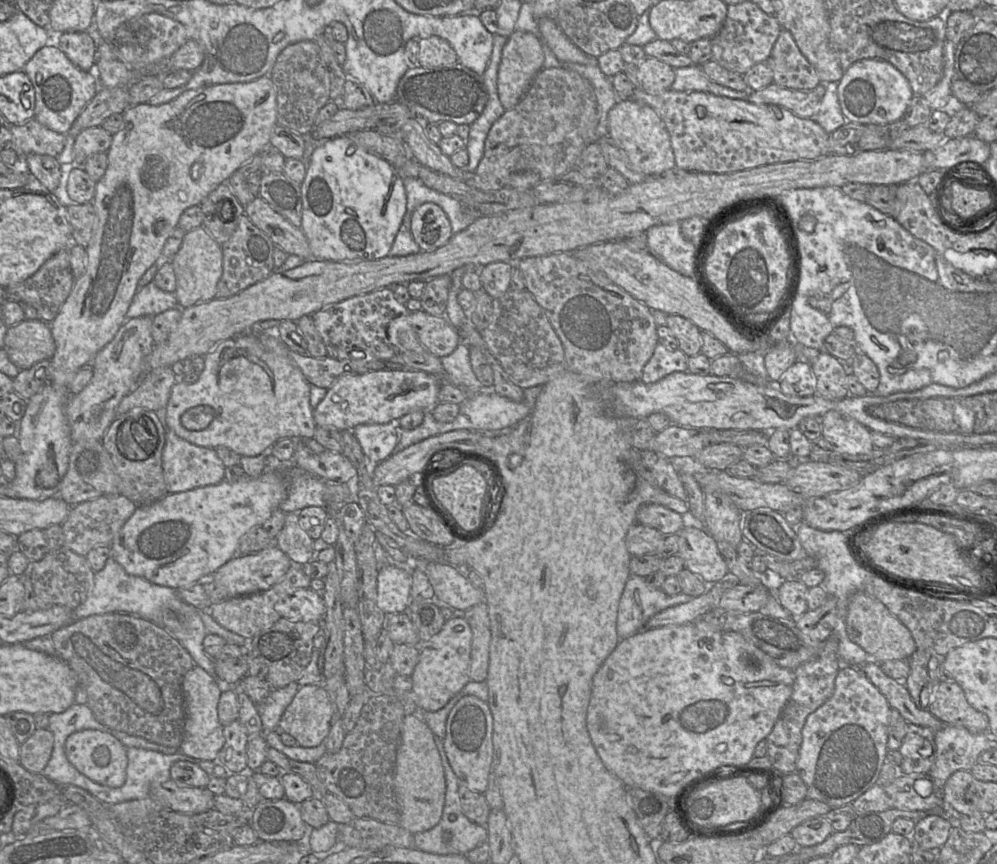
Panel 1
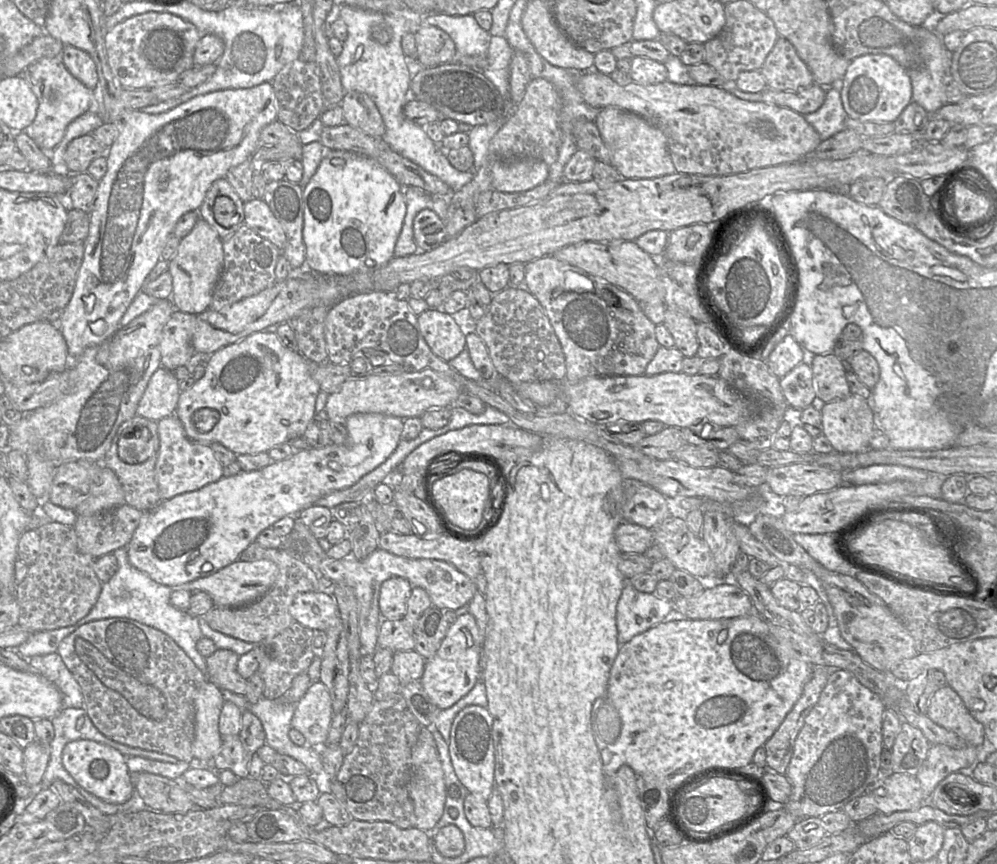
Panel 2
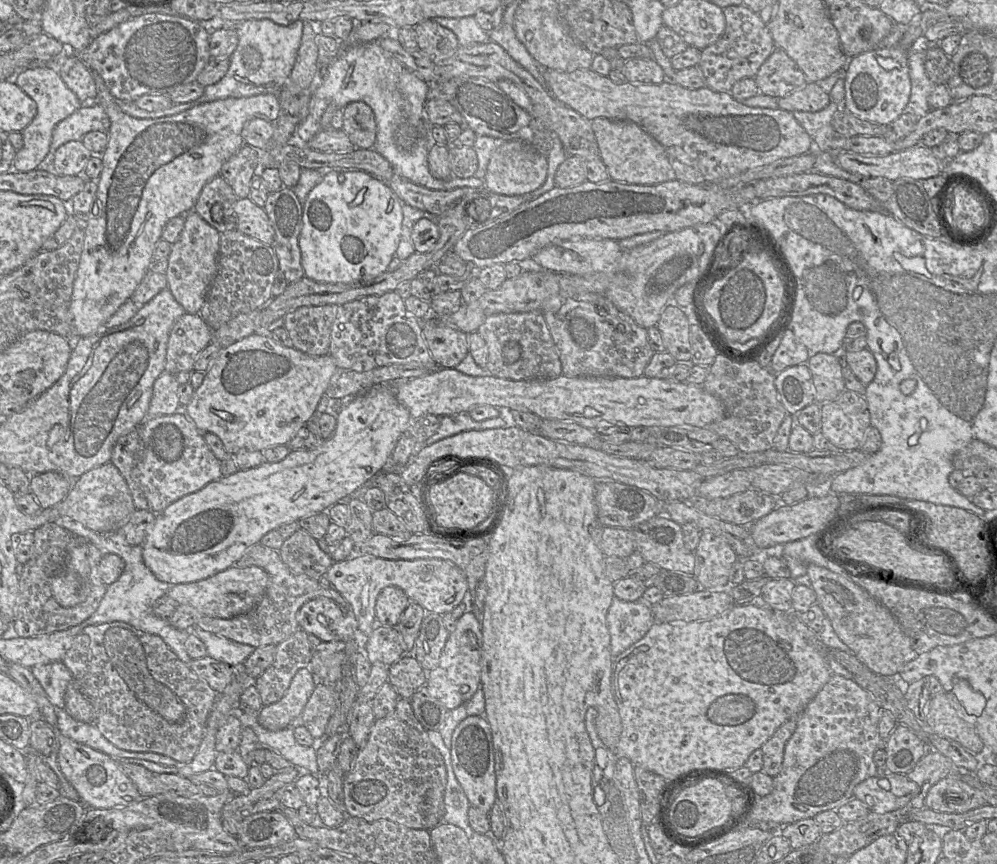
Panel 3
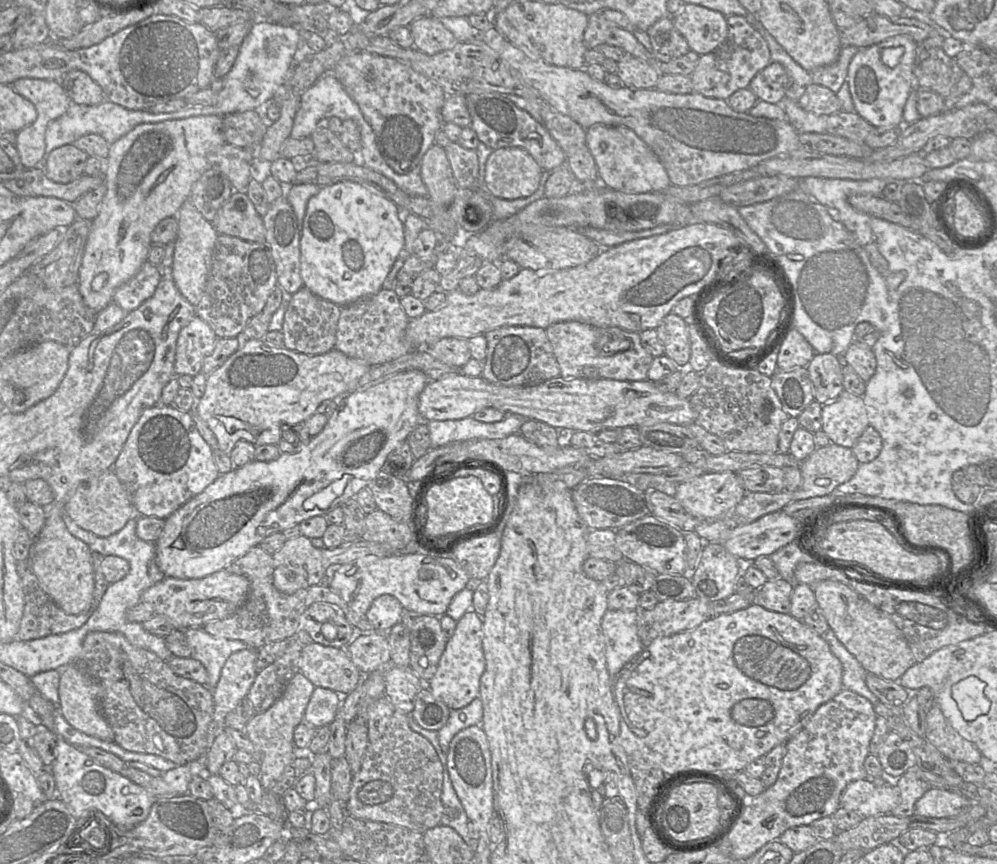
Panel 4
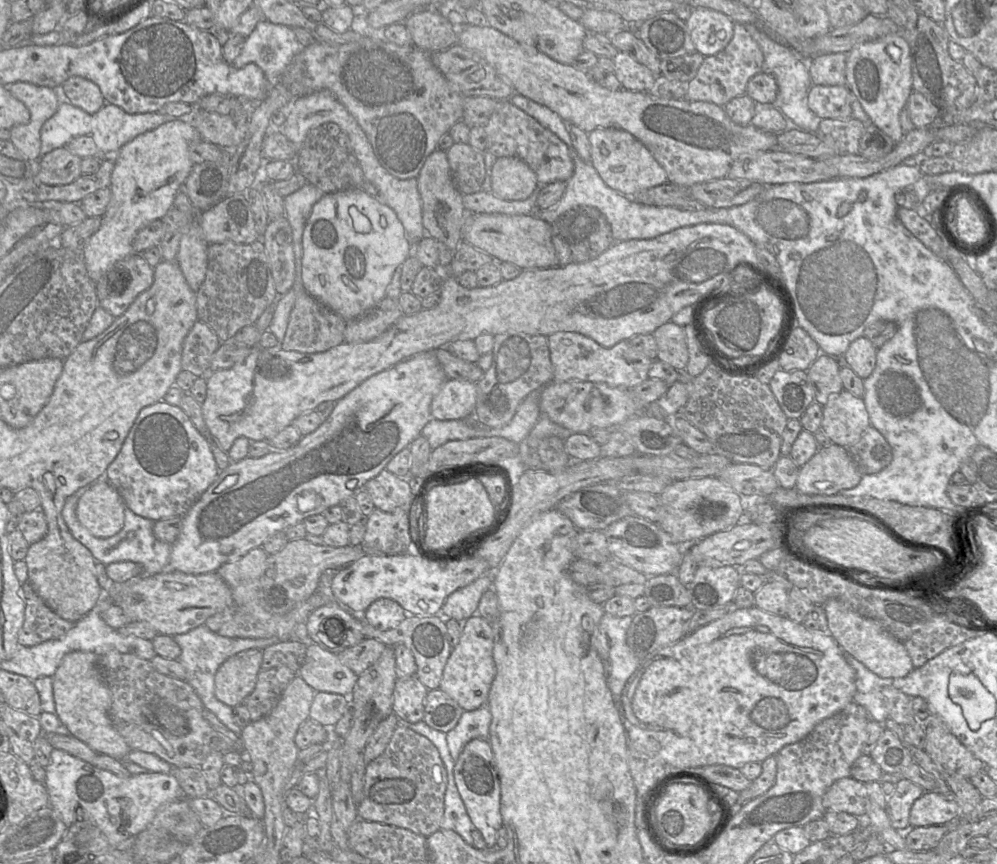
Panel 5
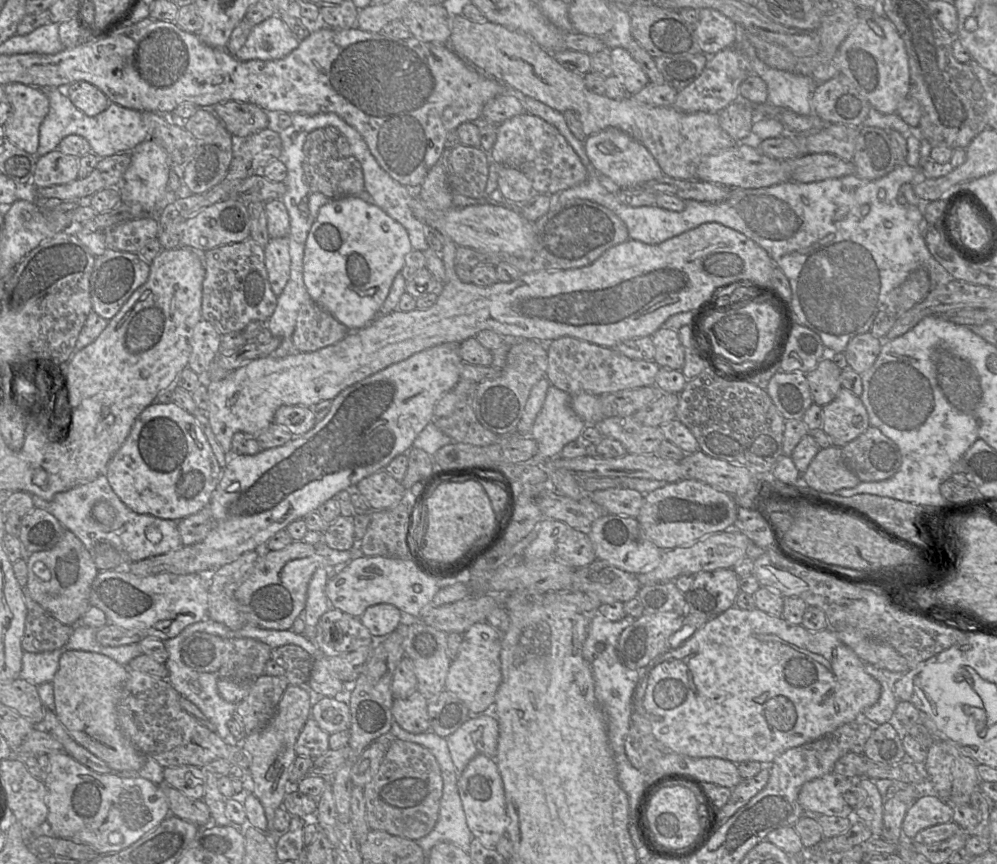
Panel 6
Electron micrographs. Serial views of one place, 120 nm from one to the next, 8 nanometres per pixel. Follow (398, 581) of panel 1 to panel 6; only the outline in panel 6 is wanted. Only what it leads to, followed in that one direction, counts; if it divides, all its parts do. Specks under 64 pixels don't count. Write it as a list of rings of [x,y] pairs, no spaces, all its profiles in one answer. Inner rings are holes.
[[[388,603],[370,606],[359,617],[375,640],[390,635],[403,623],[405,618],[397,607]]]

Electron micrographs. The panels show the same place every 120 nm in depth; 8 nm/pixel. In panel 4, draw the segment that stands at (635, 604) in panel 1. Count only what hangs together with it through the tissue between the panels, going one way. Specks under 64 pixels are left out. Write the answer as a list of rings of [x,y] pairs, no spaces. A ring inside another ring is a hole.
[[[608,609],[606,611],[606,613],[604,614],[603,618],[602,618],[602,622],[601,622],[601,628],[602,628],[602,633],[604,635],[604,641],[605,641],[605,655],[606,655],[606,665],[607,665],[607,669],[608,672],[612,678],[612,683],[613,683],[613,677],[617,674],[619,674],[619,672],[627,665],[629,664],[632,660],[634,660],[643,650],[643,643],[640,640],[640,637],[638,635],[638,629],[637,629],[637,620],[638,620],[638,616],[639,616],[639,610],[634,610],[634,611],[622,611],[622,610],[610,610]]]

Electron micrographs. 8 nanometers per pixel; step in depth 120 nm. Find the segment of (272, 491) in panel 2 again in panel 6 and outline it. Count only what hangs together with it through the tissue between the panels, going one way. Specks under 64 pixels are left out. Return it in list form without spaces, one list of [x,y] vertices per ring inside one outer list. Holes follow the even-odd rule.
[[[444,343],[419,353],[411,357],[392,364],[385,369],[355,383],[354,385],[343,390],[336,398],[333,399],[332,405],[327,416],[318,422],[311,430],[301,436],[295,436],[287,444],[262,450],[256,455],[233,454],[229,457],[226,467],[223,468],[221,478],[213,491],[208,507],[212,513],[212,528],[204,538],[202,543],[205,546],[219,550],[230,551],[231,554],[241,556],[242,554],[253,550],[266,550],[266,542],[273,537],[278,531],[284,530],[293,521],[304,519],[309,513],[318,510],[318,508],[327,500],[334,498],[340,491],[354,491],[356,484],[362,479],[384,470],[384,468],[398,455],[406,454],[411,447],[418,434],[426,427],[426,425],[434,420],[434,407],[440,398],[454,389],[460,378],[461,357],[458,353],[458,345],[460,343]]]

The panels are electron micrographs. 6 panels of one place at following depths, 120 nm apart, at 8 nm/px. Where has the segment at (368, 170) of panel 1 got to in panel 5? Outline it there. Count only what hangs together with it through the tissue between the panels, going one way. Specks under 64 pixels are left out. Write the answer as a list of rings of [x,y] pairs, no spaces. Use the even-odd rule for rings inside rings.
[[[362,188],[325,193],[313,205],[304,228],[304,290],[344,320],[357,319],[386,297],[394,271],[409,256],[411,245],[395,211],[377,196]]]

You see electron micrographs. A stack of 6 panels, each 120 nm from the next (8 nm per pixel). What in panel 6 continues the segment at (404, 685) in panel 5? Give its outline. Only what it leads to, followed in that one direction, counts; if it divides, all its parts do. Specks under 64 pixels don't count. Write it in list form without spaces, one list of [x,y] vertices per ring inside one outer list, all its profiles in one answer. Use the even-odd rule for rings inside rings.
[[[418,690],[406,699],[394,699],[391,713],[398,725],[409,733],[420,734],[430,730],[427,699]]]

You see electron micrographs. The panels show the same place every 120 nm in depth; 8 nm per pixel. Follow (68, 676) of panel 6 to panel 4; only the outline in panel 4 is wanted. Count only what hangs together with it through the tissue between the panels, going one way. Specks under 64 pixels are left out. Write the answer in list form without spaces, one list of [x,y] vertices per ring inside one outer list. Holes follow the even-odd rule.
[[[70,663],[61,669],[58,694],[60,713],[72,727],[101,740],[114,741],[114,732],[100,711],[100,684],[88,676],[79,663]]]

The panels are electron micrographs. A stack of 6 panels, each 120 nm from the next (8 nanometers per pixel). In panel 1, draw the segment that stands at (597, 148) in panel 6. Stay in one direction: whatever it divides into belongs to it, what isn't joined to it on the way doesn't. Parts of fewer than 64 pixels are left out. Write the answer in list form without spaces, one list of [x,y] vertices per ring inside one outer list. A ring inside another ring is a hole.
[[[618,100],[608,113],[608,136],[628,156],[633,169],[646,176],[659,176],[676,167],[670,135],[664,122],[648,105]]]

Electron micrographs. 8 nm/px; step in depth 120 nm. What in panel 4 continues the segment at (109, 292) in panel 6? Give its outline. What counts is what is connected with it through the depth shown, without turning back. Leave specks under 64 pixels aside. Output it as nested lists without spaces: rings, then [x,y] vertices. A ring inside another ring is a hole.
[[[146,261],[134,277],[116,289],[113,302],[126,312],[138,308],[153,296],[162,277],[162,269]]]

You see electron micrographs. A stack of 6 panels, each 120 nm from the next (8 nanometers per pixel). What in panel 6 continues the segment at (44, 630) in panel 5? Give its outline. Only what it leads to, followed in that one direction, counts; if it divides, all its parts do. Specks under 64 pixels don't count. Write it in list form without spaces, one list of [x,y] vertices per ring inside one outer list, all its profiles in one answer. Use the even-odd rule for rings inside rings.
[[[24,590],[27,608],[25,631],[21,640],[23,651],[41,653],[64,646],[73,633],[74,626],[64,625],[45,611]]]

